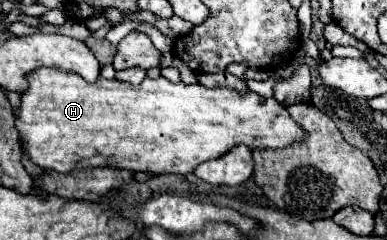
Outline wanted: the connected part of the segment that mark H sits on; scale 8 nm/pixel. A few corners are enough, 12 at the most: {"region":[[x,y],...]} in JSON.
{"region":[[30,73],[38,167],[186,175],[306,135],[254,91]]}

